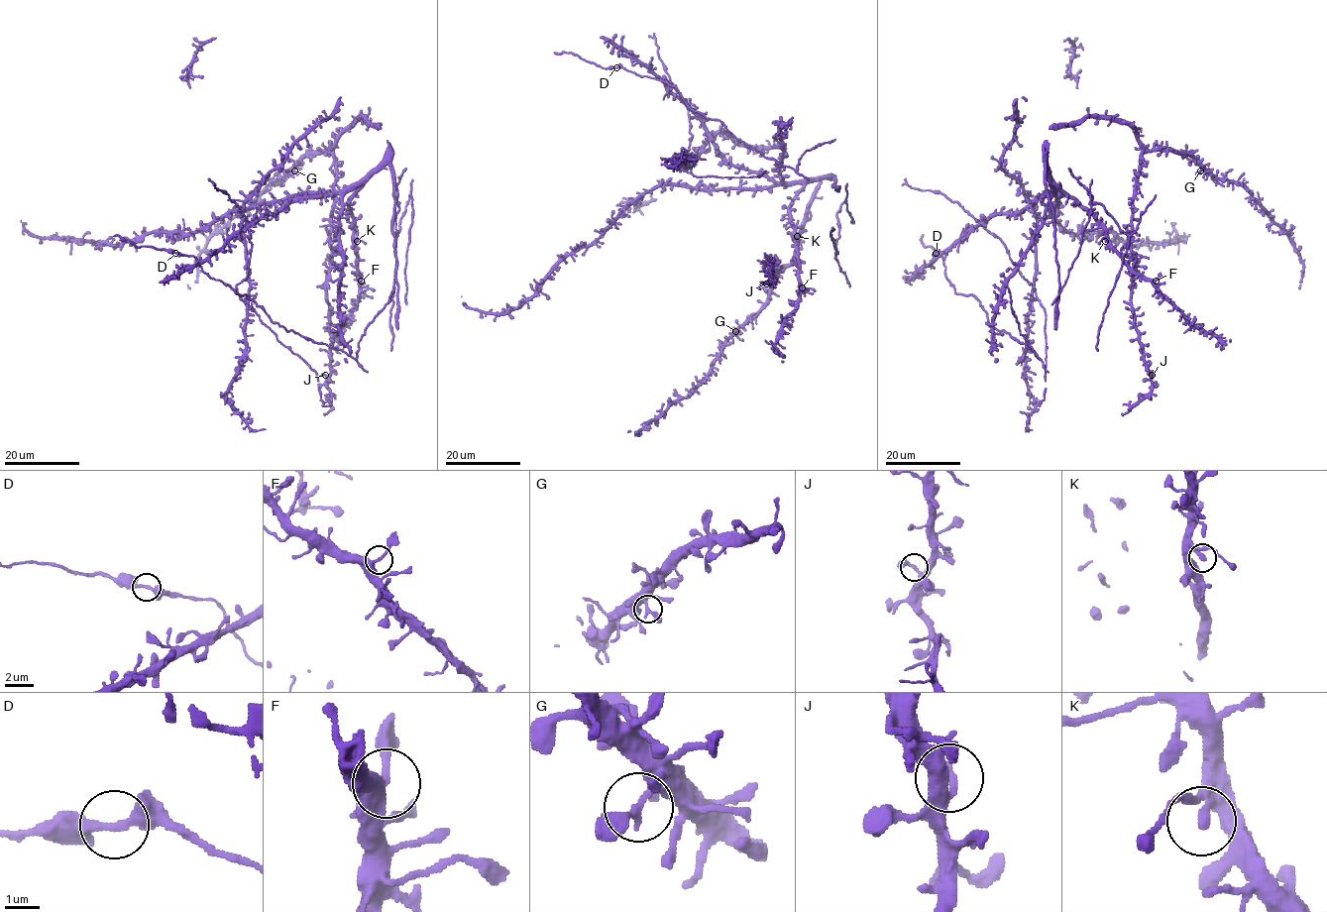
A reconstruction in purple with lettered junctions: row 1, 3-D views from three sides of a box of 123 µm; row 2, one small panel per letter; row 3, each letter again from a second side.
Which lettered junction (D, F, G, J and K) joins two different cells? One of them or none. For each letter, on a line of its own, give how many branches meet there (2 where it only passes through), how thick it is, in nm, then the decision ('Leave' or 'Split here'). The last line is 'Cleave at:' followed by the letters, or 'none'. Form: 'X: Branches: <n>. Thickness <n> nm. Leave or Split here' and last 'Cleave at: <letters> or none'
D: Branches: 2. Thickness 320 nm. Leave
F: Branches: 2. Thickness 320 nm. Leave
G: Branches: 2. Thickness 280 nm. Leave
J: Branches: 2. Thickness 280 nm. Leave
K: Branches: 2. Thickness 240 nm. Leave
Cleave at: none

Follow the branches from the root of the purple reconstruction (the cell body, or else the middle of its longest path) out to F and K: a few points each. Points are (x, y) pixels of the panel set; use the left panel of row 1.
F: (319, 195), (353, 189), (362, 184), (349, 201), (357, 270), (361, 281)
K: (319, 195), (353, 189), (362, 184), (349, 201), (357, 241)

